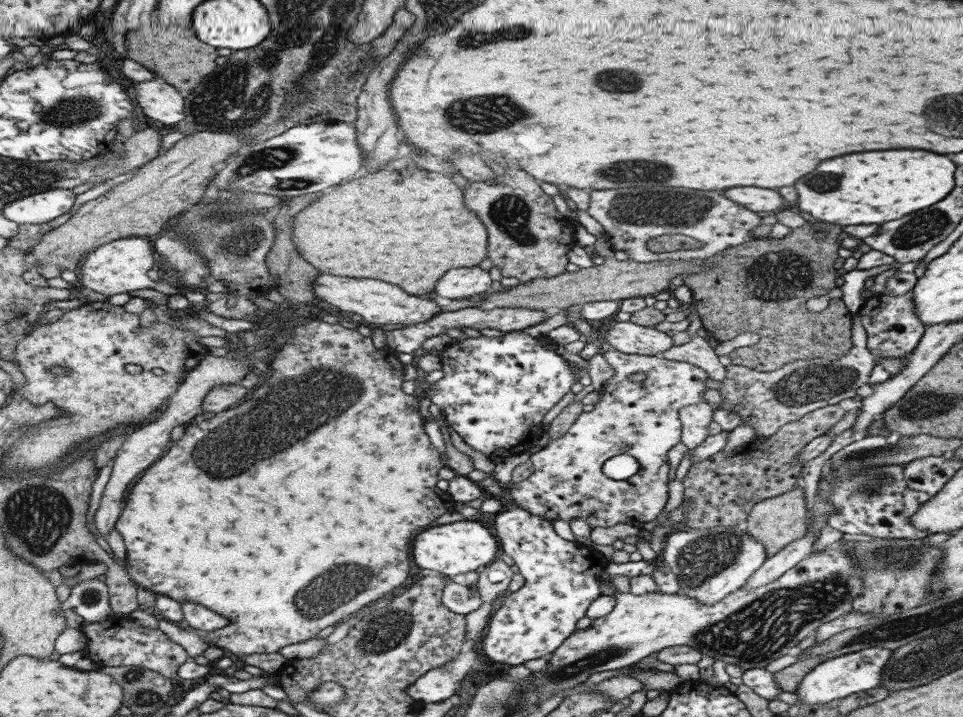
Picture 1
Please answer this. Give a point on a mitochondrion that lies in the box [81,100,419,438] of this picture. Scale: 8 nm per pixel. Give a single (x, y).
(239, 238)

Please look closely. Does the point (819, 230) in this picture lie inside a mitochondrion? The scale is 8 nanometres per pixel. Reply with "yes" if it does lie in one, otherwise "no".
no

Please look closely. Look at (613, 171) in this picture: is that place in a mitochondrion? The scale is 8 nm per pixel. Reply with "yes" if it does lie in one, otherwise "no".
yes

